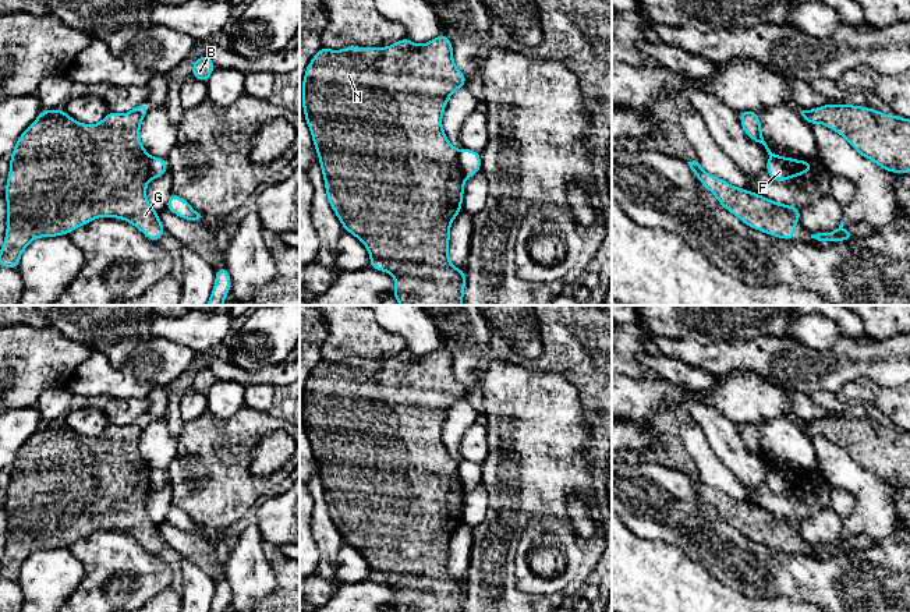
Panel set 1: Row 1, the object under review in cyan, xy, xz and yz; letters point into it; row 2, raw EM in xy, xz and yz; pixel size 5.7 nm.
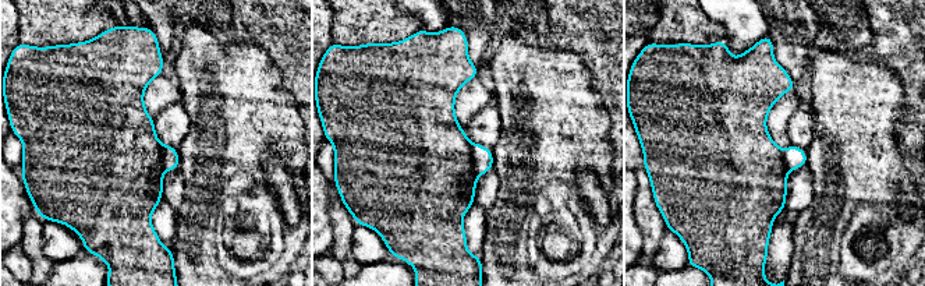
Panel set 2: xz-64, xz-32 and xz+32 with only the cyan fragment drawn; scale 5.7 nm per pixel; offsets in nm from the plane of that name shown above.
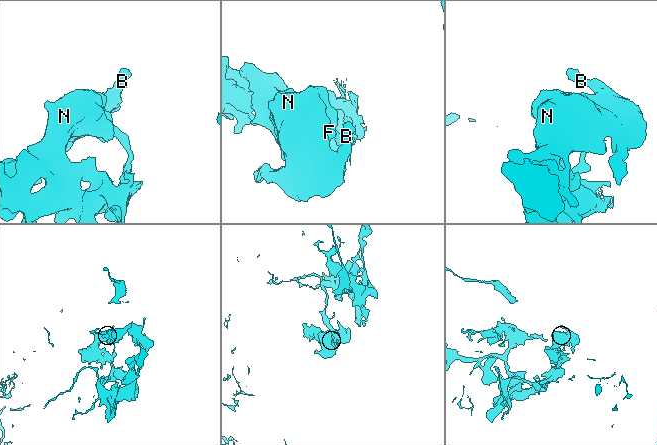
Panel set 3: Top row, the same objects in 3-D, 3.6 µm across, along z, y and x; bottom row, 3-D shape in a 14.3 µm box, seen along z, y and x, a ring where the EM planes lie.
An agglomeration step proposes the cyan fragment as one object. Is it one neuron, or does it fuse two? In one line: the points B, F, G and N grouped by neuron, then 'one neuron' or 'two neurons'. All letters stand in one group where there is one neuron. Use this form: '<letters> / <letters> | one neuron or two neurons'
B G N / F | two neurons

